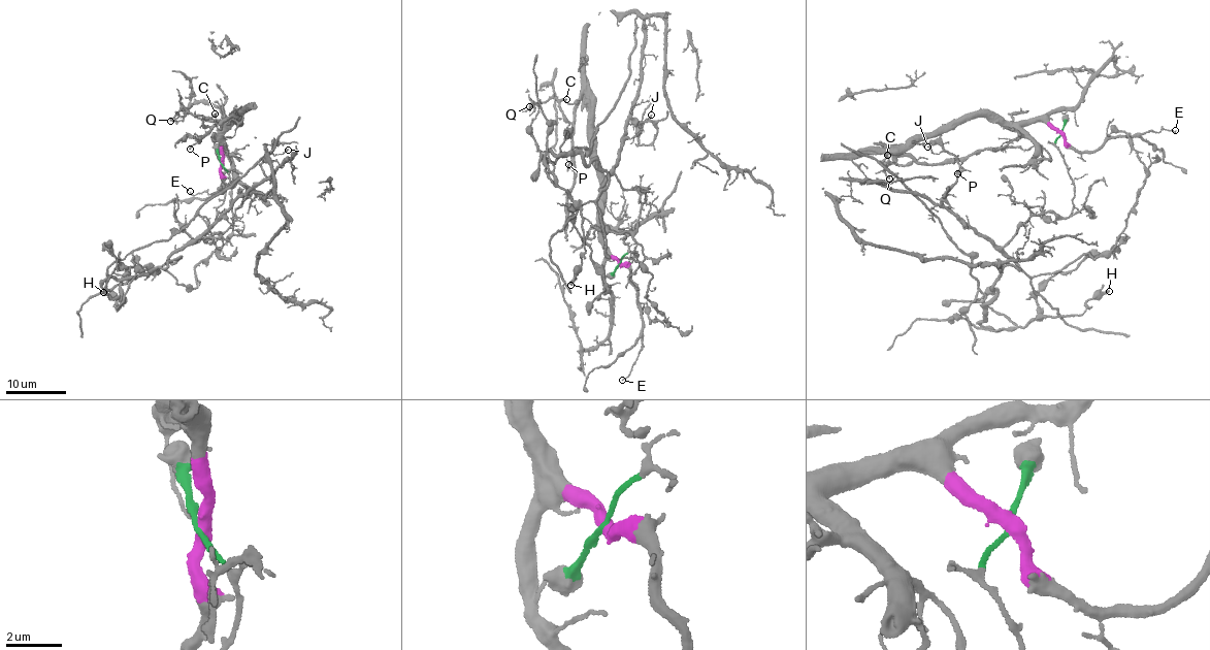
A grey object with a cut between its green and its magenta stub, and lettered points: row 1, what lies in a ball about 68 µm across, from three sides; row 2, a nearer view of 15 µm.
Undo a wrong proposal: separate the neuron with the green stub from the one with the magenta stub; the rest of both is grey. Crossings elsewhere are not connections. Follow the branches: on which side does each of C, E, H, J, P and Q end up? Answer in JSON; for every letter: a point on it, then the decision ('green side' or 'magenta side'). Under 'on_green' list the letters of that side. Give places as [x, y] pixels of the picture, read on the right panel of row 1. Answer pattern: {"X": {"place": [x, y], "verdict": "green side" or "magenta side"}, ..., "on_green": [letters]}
{"C": {"place": [887, 155], "verdict": "magenta side"}, "E": {"place": [1175, 130], "verdict": "magenta side"}, "H": {"place": [1109, 291], "verdict": "green side"}, "J": {"place": [927, 147], "verdict": "green side"}, "P": {"place": [957, 173], "verdict": "magenta side"}, "Q": {"place": [889, 179], "verdict": "magenta side"}, "on_green": ["H", "J"]}

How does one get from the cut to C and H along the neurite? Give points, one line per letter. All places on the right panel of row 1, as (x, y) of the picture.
C: (1060, 133), (1041, 121), (976, 116), (890, 144), (887, 150), (911, 157), (905, 165), (886, 155)
H: (1063, 133), (1073, 212), (1031, 217), (1002, 248), (1047, 316), (1080, 315), (1109, 291)

